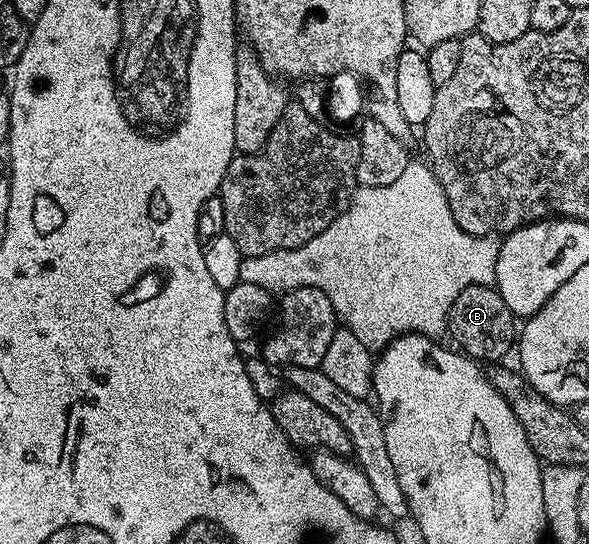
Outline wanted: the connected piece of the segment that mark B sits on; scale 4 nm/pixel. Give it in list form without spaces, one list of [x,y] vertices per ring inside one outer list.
[[[493,285],[469,286],[452,300],[452,308],[446,317],[449,337],[454,337],[453,345],[468,358],[482,364],[494,364],[516,346],[516,319],[514,313],[504,304]]]

